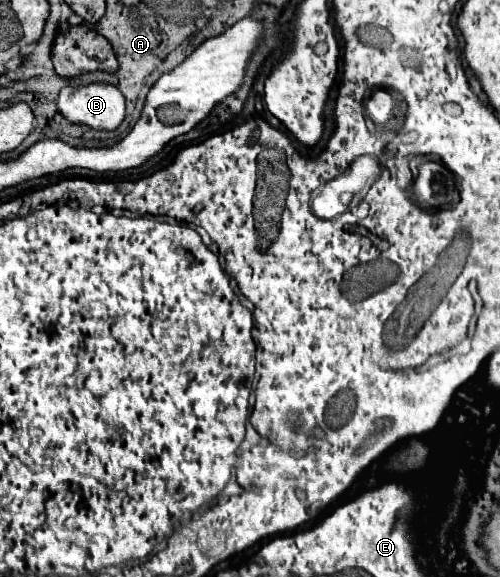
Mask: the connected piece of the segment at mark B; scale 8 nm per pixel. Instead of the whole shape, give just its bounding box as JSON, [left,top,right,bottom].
[57,85,125,131]

